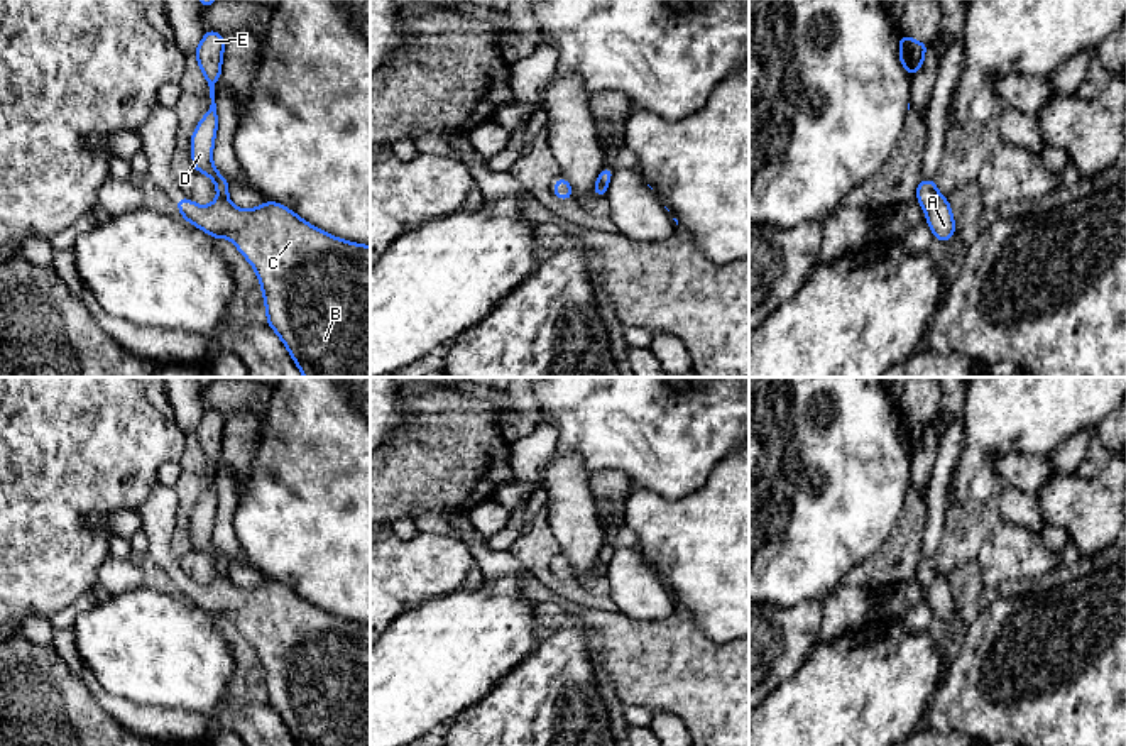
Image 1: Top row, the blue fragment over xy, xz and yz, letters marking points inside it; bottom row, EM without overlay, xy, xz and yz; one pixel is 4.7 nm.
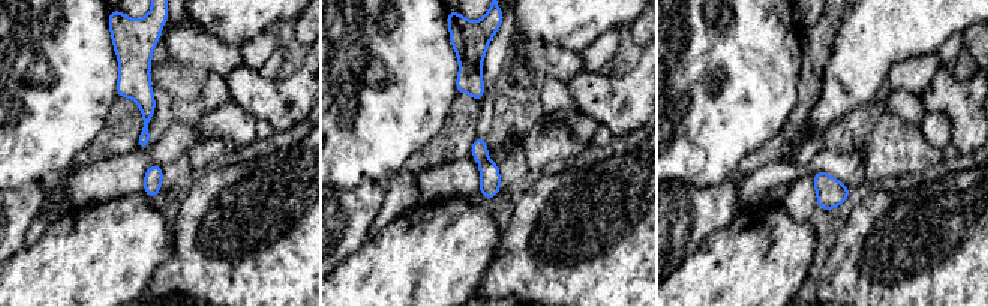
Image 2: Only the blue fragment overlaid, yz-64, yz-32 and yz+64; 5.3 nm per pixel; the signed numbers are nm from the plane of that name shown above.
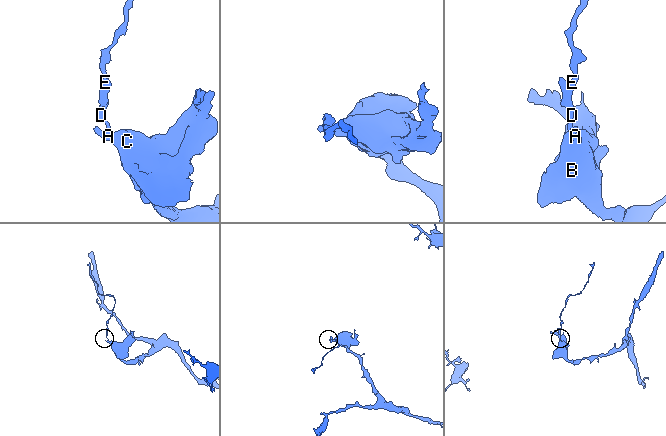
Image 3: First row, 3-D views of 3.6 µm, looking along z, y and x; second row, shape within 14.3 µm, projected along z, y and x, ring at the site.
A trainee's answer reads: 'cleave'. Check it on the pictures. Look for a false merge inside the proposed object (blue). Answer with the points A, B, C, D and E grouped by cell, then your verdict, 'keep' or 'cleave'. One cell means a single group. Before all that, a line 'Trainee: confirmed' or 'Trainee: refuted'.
Trainee: confirmed
groups A B C / D E; cleave

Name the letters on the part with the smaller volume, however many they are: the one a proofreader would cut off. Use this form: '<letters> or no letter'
D, E

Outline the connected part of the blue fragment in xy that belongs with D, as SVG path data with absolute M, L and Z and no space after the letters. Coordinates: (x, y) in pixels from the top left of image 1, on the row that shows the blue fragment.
M210 29L205 32L198 49L193 54L200 63L200 68L210 86L211 105L206 115L196 125L189 145L193 154L193 171L200 171L208 178L211 178L218 191L218 196L228 200L230 183L218 173L218 169L213 166L211 161L218 127L215 85L221 76L223 49L225 49L225 37L220 32Z

